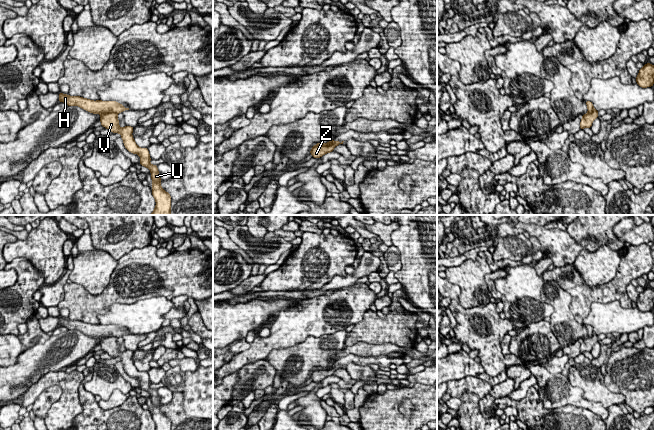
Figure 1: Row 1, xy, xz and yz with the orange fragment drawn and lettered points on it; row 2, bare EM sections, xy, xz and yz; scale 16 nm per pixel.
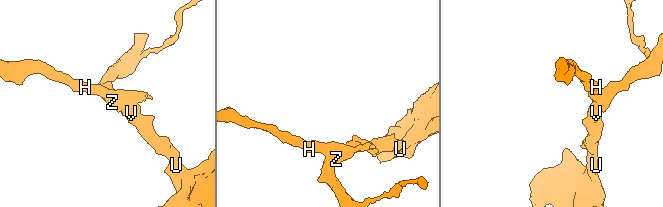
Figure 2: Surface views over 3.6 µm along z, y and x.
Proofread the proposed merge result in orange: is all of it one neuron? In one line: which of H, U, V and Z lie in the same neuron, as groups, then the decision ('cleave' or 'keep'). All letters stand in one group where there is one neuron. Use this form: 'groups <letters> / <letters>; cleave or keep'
groups H / U V Z; cleave

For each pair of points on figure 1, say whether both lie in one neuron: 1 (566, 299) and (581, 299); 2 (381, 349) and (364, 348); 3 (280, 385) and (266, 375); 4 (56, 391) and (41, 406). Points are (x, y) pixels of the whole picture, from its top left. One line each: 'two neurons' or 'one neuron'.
1: two neurons
2: one neuron
3: two neurons
4: one neuron

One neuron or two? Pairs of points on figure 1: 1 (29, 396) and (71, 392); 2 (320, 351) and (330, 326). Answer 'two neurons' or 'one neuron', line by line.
1: one neuron
2: two neurons

